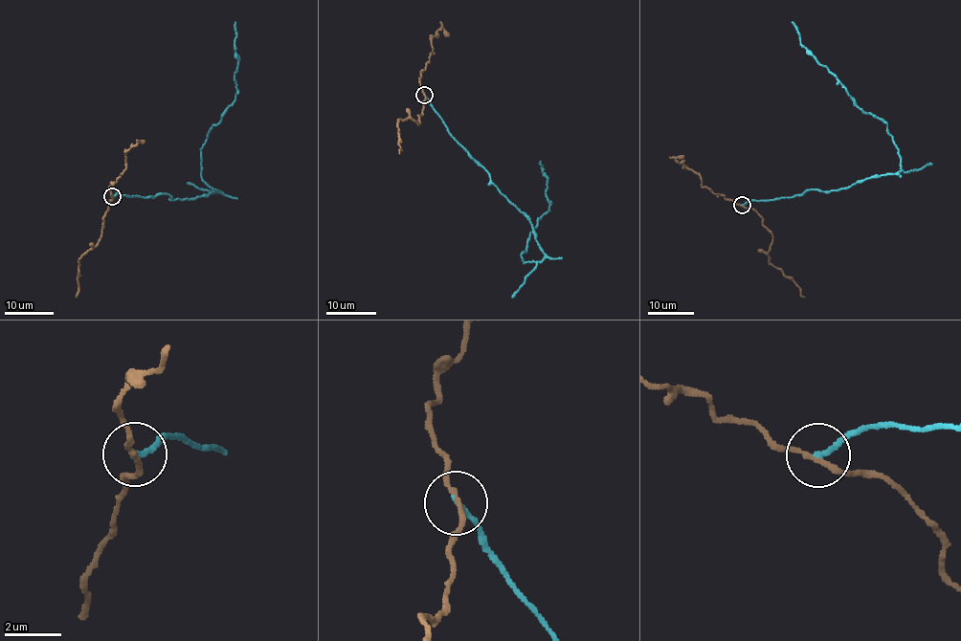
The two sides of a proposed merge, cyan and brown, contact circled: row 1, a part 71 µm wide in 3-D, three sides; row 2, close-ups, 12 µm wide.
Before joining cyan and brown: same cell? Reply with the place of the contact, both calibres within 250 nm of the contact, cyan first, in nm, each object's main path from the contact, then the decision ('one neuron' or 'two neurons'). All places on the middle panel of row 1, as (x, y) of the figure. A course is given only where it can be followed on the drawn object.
(424, 95) | 200/190 nm | cyan via (424, 96), (447, 131), (527, 217), (544, 254), (540, 261), (524, 262), (529, 232), (549, 209), (540, 162) | brown via (424, 96), (419, 124), (411, 119), (397, 122), (401, 149), (398, 153) | two neurons

